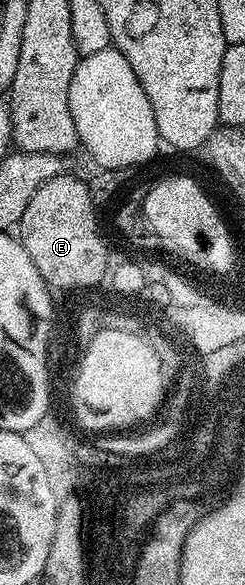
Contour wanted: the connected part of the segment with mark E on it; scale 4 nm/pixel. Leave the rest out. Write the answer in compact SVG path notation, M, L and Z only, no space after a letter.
M66 172L52 177L39 188L17 225L21 246L39 268L40 276L52 289L87 288L106 279L109 254L97 222L97 207L91 200L88 183Z

